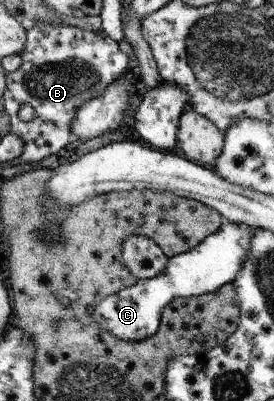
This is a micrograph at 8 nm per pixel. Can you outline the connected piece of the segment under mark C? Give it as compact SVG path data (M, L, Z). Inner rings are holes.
M225 221L219 230L199 243L194 249L167 260L166 269L149 280L137 283L108 297L94 310L94 319L101 328L112 332L124 341L142 341L158 331L163 307L174 298L198 297L217 290L234 281L236 274L247 260L253 229L243 224Z

